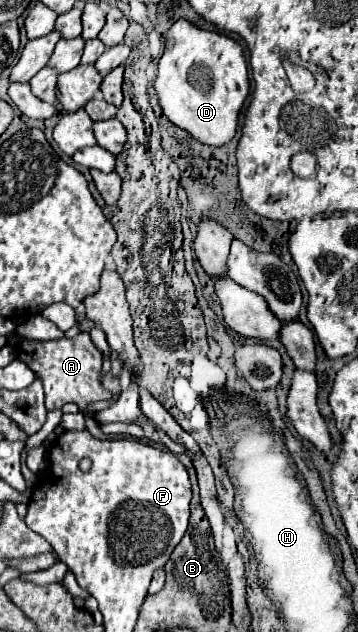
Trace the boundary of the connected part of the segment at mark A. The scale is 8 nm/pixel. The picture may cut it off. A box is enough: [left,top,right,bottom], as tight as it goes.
[17,332,112,410]

